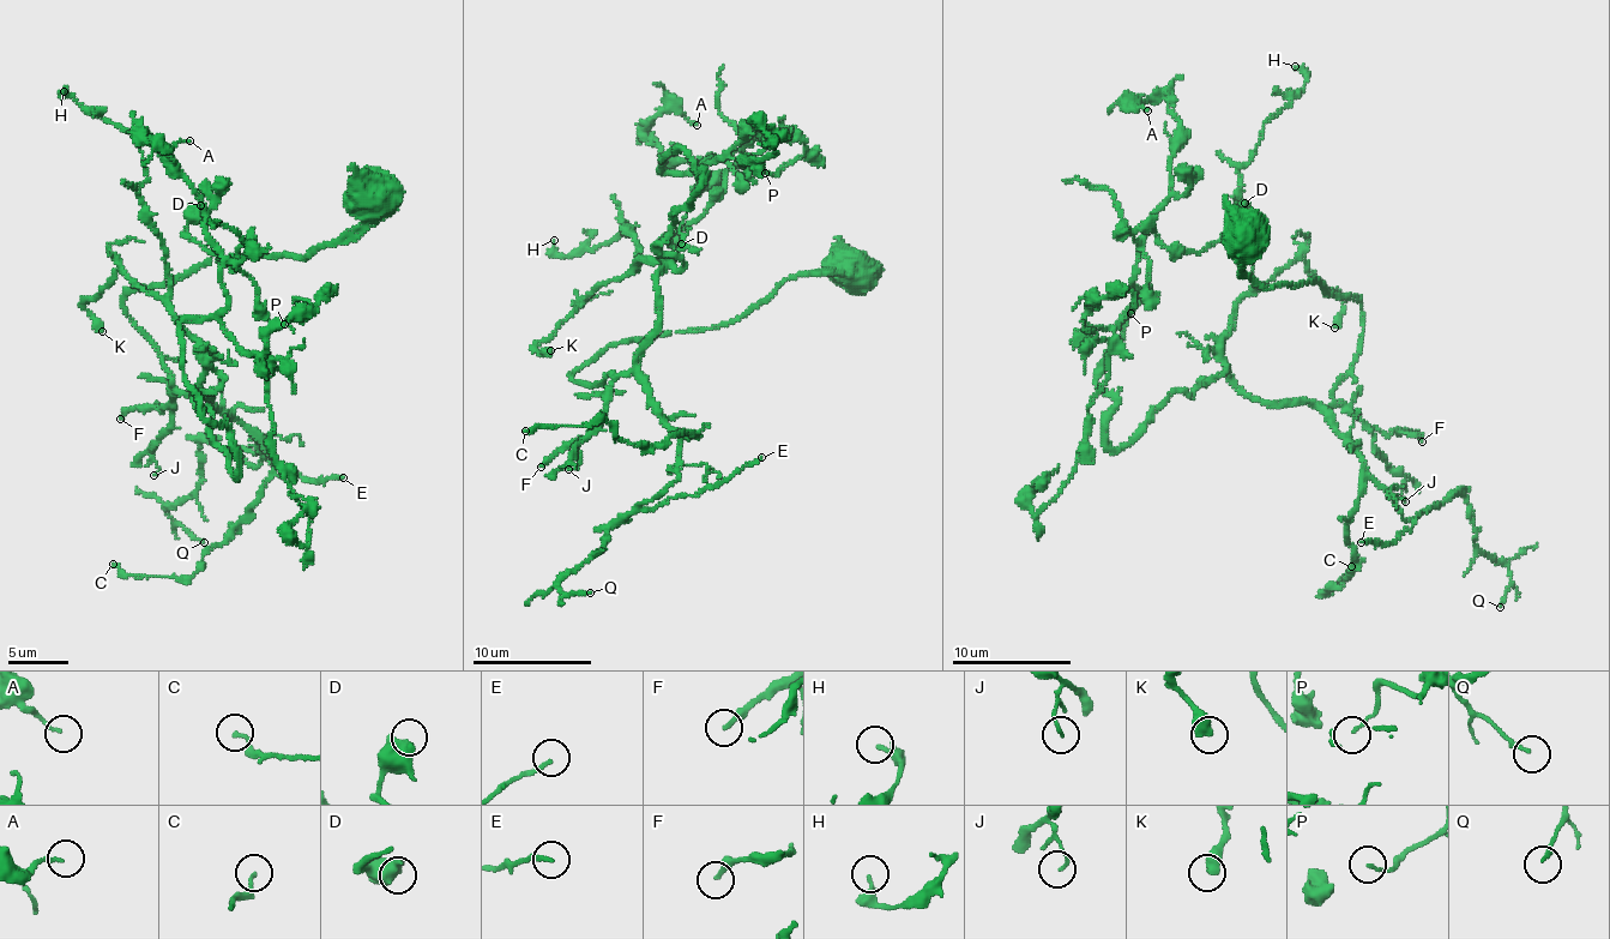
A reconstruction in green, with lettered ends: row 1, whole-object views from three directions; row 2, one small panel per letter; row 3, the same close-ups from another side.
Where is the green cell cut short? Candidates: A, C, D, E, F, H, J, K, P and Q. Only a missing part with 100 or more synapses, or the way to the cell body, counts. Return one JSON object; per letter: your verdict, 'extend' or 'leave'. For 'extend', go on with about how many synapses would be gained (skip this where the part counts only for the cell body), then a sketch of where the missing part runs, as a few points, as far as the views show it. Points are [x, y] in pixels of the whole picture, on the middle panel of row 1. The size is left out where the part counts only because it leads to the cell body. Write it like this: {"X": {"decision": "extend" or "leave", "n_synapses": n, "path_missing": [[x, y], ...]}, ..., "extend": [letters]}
{"A": {"decision": "leave"}, "C": {"decision": "leave"}, "D": {"decision": "leave"}, "E": {"decision": "leave"}, "F": {"decision": "leave"}, "H": {"decision": "leave"}, "J": {"decision": "leave"}, "K": {"decision": "leave"}, "P": {"decision": "leave"}, "Q": {"decision": "leave"}, "extend": []}

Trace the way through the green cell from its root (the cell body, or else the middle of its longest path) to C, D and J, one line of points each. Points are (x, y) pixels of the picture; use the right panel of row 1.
C: (1242, 238), (1267, 287), (1316, 276), (1361, 305), (1324, 411), (1362, 464), (1356, 570), (1325, 591), (1351, 566)
D: (1242, 238), (1361, 305), (1333, 401), (1225, 363), (1114, 447), (1133, 234), (1204, 251), (1244, 203)
J: (1242, 238), (1242, 270), (1267, 287), (1316, 276), (1361, 305), (1361, 353), (1333, 397), (1405, 479), (1405, 501)

